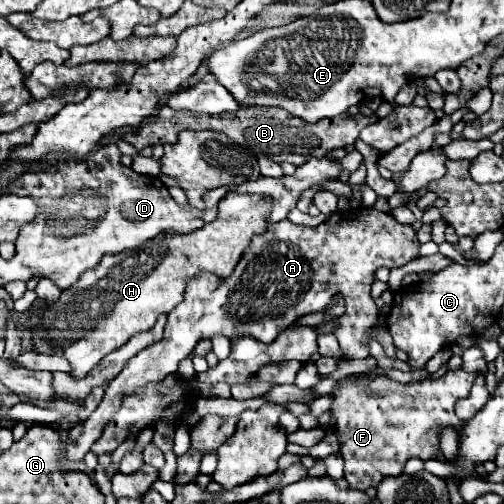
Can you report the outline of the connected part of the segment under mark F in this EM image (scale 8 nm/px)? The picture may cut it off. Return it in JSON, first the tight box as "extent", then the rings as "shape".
{"extent":[331,369,475,491],"shape":[[[463,369],[447,371],[437,379],[425,379],[421,383],[397,383],[387,377],[347,377],[345,383],[333,391],[335,401],[331,405],[347,483],[353,489],[365,491],[377,487],[385,477],[397,475],[397,461],[411,457],[423,461],[437,459],[441,451],[439,433],[445,427],[461,429],[461,421],[455,415],[455,403],[469,395],[473,379],[475,375],[465,373]]]}

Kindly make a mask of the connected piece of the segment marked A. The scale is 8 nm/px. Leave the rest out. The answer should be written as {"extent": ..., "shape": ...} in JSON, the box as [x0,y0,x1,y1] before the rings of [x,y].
{"extent":[63,209,419,459],"shape":[[[351,209],[351,211],[337,211],[331,217],[327,217],[325,223],[317,227],[305,227],[305,225],[295,225],[289,219],[271,223],[267,233],[257,235],[253,243],[245,249],[239,265],[235,267],[233,275],[227,279],[217,279],[215,275],[201,273],[193,277],[185,289],[185,299],[169,313],[167,325],[163,339],[141,349],[141,353],[133,355],[127,363],[125,369],[107,385],[103,401],[97,405],[97,409],[91,413],[91,417],[81,423],[71,427],[65,437],[63,437],[63,449],[67,459],[83,459],[85,453],[91,449],[91,445],[101,437],[103,427],[107,421],[119,411],[121,403],[129,393],[133,393],[135,387],[145,387],[147,383],[153,381],[163,381],[171,373],[177,371],[177,365],[181,359],[185,359],[197,345],[199,339],[211,339],[213,335],[225,335],[229,339],[239,337],[239,335],[251,335],[257,341],[271,343],[279,331],[289,327],[293,321],[297,321],[303,315],[321,311],[325,309],[327,303],[335,293],[341,293],[345,297],[345,315],[335,319],[339,325],[333,331],[335,337],[339,339],[341,351],[345,359],[363,359],[369,355],[367,351],[367,331],[377,323],[377,307],[371,299],[371,283],[373,283],[373,273],[379,267],[401,267],[407,265],[409,261],[419,257],[419,239],[415,235],[415,229],[411,225],[399,223],[391,213],[383,213],[377,209]]]}

